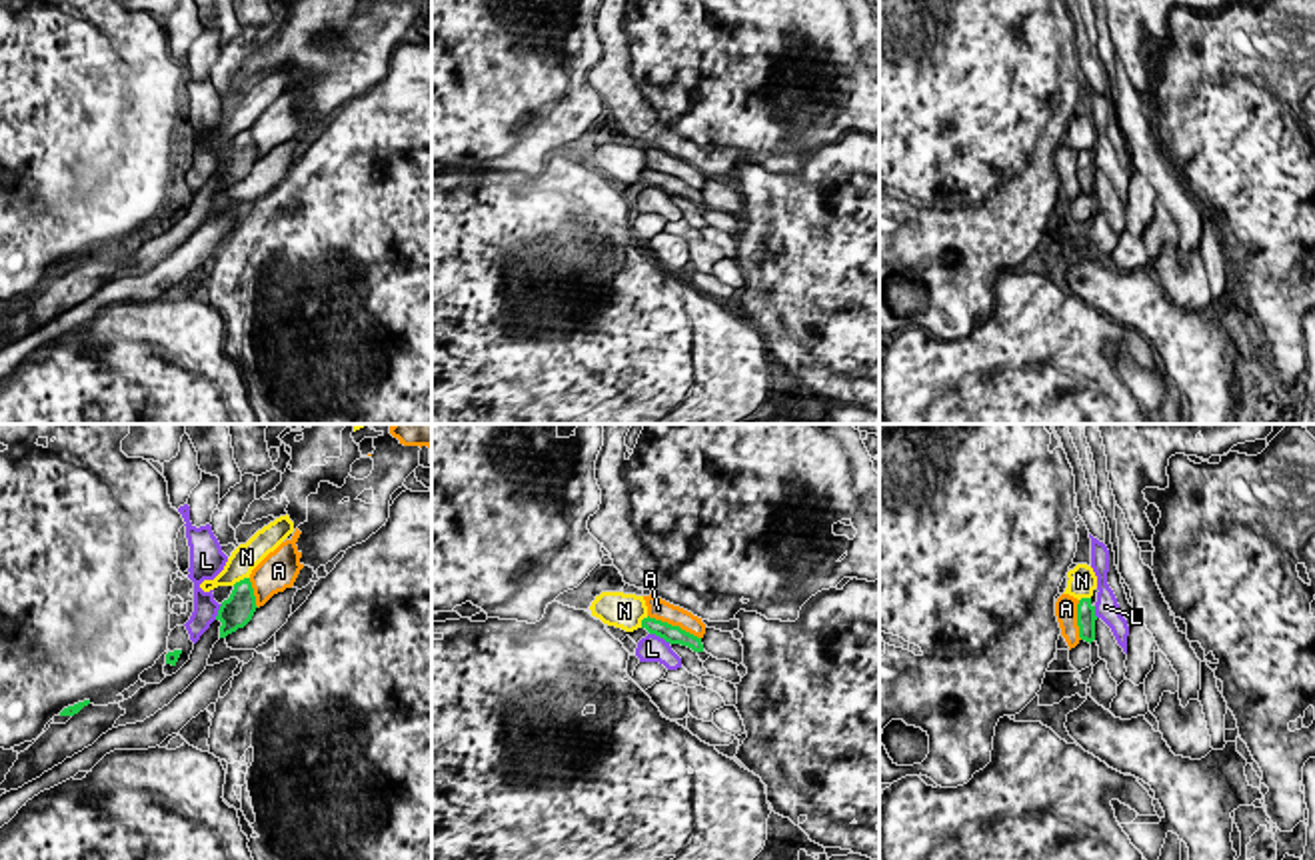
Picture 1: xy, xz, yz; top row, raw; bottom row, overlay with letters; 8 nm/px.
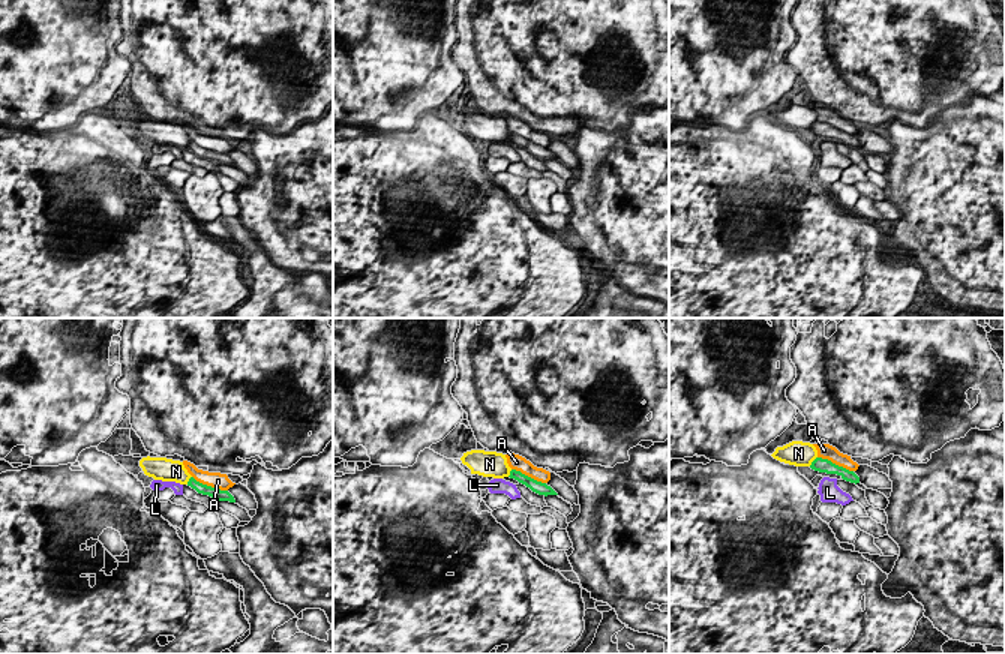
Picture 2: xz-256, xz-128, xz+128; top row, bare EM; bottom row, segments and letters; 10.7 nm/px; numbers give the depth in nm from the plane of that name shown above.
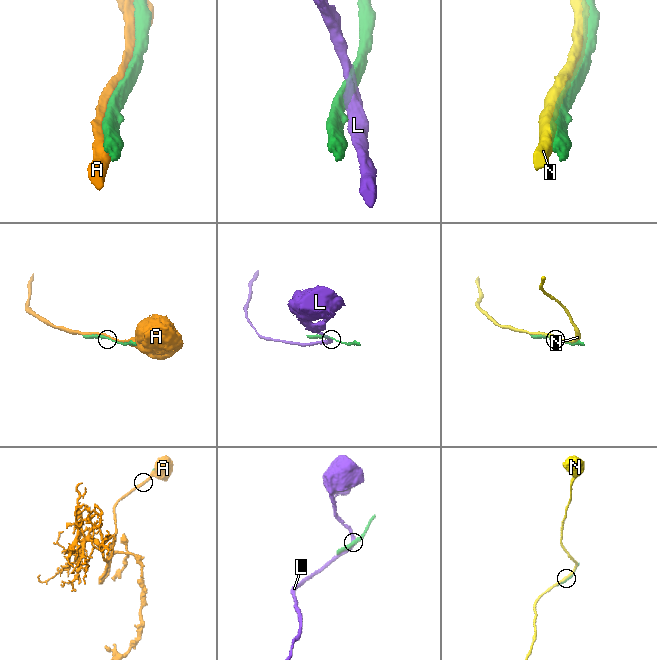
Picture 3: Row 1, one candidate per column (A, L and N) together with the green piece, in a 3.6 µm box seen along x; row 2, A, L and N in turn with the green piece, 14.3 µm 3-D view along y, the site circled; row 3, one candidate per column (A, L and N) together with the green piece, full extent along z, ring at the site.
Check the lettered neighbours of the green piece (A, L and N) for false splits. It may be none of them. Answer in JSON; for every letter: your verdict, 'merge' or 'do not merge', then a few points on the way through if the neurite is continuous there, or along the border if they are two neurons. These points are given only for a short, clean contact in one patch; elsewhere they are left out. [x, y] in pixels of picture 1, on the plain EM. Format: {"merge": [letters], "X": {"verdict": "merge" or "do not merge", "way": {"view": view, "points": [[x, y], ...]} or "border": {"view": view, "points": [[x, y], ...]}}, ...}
{"merge": [], "A": {"verdict": "do not merge"}, "L": {"verdict": "do not merge", "border": {"view": "xz", "points": [[650, 184], [670, 194]]}}, "N": {"verdict": "do not merge"}}

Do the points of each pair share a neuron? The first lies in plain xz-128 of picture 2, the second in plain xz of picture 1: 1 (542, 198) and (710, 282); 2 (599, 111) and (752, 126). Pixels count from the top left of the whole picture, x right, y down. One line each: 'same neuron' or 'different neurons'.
1: different neurons
2: same neuron

